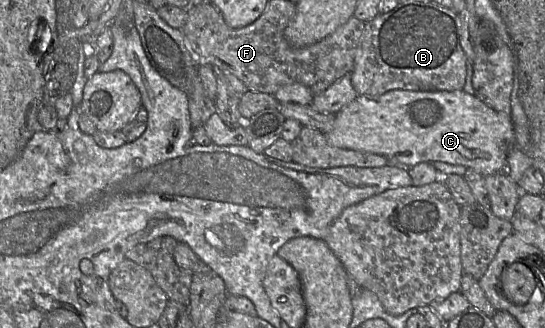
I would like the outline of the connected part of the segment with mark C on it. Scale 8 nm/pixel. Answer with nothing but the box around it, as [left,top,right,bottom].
[324,90,515,177]

